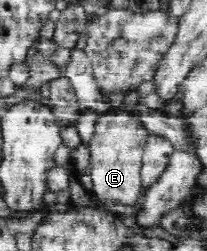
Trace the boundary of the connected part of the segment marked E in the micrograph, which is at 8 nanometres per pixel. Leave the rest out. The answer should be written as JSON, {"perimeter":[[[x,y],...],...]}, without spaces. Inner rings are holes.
{"perimeter":[[[120,109],[100,114],[94,127],[95,134],[89,146],[92,159],[90,175],[94,185],[91,192],[101,200],[134,204],[140,200],[139,170],[150,130],[143,124],[139,114]]]}

